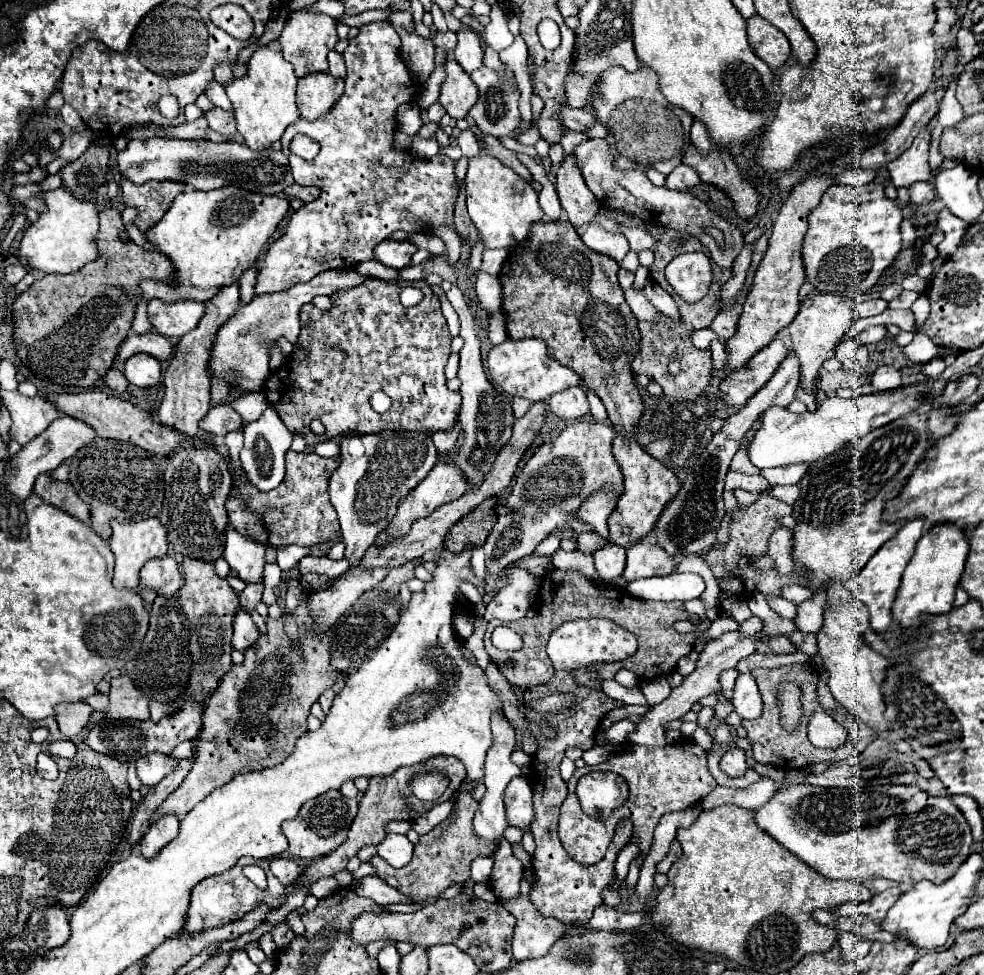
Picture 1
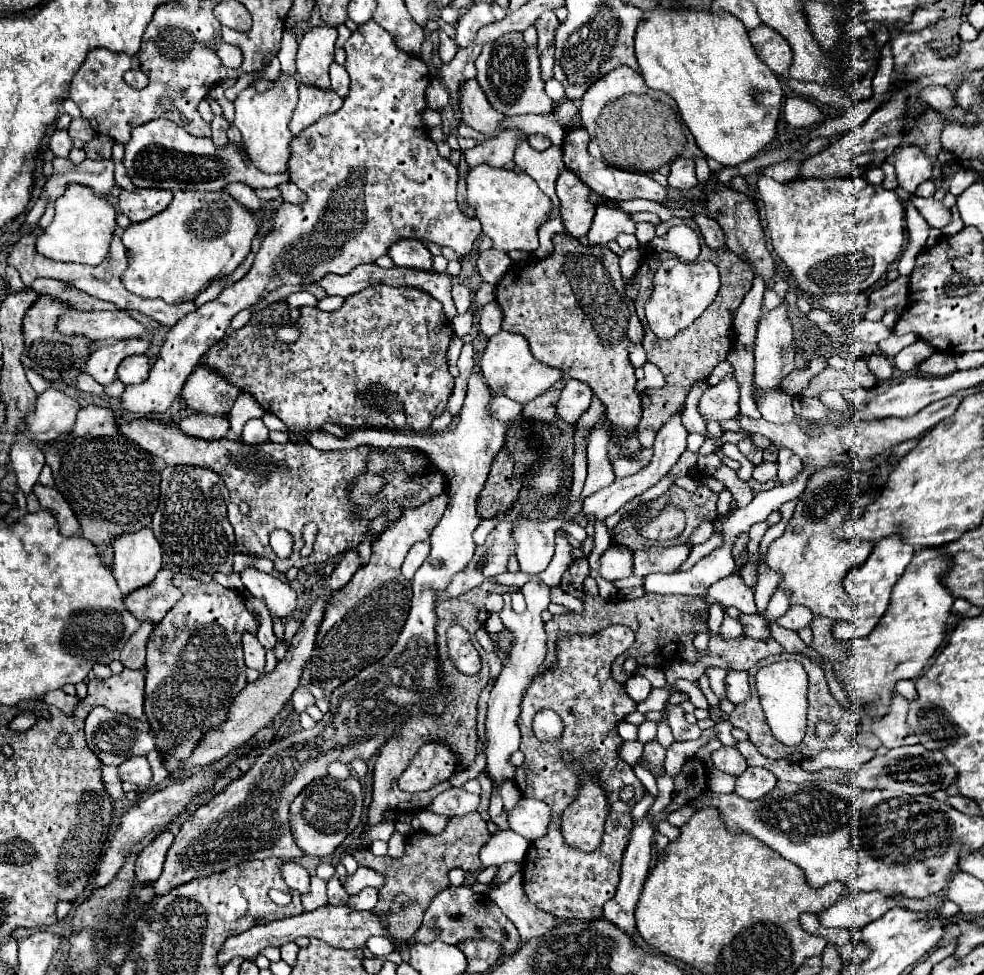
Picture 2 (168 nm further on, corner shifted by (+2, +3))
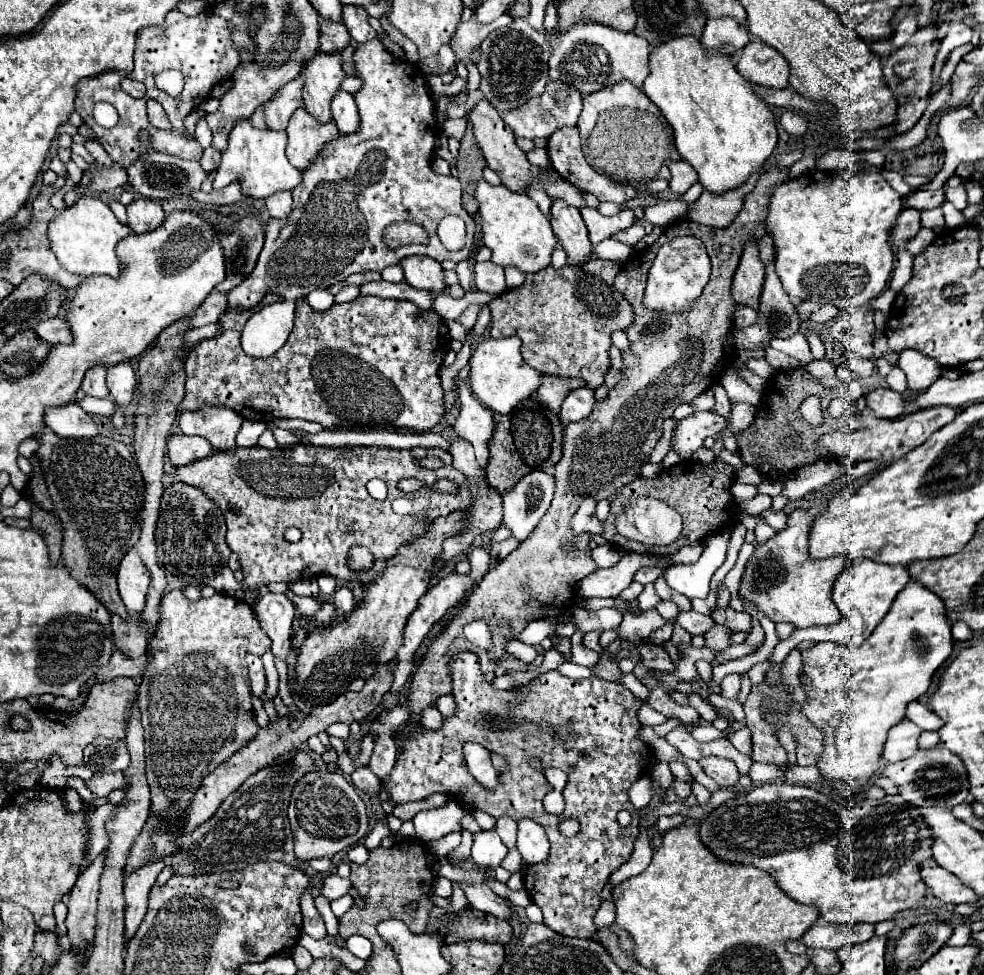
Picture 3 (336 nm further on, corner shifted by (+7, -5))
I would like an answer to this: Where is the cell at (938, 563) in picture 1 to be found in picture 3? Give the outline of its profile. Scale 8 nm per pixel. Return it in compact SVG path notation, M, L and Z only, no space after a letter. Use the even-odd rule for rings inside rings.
M909 581L905 591L897 595L897 603L889 609L889 615L881 621L881 627L861 647L845 647L837 643L815 643L815 647L803 651L803 673L811 679L807 691L807 703L801 711L825 733L825 751L817 761L821 775L833 781L833 787L841 795L857 795L875 771L879 769L879 757L887 731L905 717L905 707L909 701L919 699L927 693L933 673L943 665L943 661L953 651L951 623L945 619L945 607L937 595L915 581Z

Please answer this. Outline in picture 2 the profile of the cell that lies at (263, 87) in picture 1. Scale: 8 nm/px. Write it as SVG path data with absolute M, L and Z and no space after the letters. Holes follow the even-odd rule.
M284 73L274 81L274 87L270 91L258 93L252 87L248 87L234 101L234 109L236 109L234 125L240 129L242 147L248 153L256 169L264 173L286 173L288 171L290 141L292 141L288 123L292 119L296 101L298 101L298 81Z

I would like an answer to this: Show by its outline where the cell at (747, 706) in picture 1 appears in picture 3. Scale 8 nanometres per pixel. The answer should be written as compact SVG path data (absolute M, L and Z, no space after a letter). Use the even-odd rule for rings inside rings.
M727 675L723 681L721 681L721 693L719 693L723 699L737 699L739 695L739 675Z

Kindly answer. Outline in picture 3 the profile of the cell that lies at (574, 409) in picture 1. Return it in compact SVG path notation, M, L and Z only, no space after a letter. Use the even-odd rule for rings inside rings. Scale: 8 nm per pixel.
M587 387L575 389L571 391L559 411L559 419L561 423L573 423L573 421L581 421L585 419L595 407L595 399L593 399L593 391Z

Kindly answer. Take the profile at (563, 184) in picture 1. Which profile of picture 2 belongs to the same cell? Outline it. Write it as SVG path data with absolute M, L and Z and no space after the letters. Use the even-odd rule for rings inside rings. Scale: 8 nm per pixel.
M564 169L556 181L556 193L560 199L560 217L566 231L580 239L590 231L594 205L588 203L590 189L568 169Z

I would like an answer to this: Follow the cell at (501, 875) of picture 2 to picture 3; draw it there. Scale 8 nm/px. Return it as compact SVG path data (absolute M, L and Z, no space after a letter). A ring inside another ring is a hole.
M511 849L509 855L505 857L505 861L501 863L501 867L507 869L509 873L517 873L521 869L521 865L523 865L523 859L521 859L521 855L519 855L517 849Z

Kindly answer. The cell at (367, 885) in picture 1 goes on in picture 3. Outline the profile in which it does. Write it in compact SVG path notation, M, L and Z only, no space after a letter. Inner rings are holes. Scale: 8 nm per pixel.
M331 873L331 875L327 875L325 877L325 881L323 881L323 895L329 899L329 901L333 901L333 899L339 899L339 897L343 897L343 895L347 895L349 891L351 891L351 881L349 879L343 879L343 877L339 877L337 873Z

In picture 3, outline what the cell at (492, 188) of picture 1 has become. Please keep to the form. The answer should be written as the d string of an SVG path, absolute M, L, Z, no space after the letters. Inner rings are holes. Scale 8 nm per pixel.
M481 179L475 189L475 201L479 203L483 243L493 251L493 263L501 267L517 265L525 273L537 273L551 263L551 251L557 247L557 239L553 235L549 217L541 213L531 197L525 193L509 191L503 185L495 187Z

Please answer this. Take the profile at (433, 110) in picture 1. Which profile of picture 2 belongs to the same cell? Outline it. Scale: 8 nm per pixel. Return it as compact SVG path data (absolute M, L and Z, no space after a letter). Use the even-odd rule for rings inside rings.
M433 78L432 83L430 83L428 89L426 89L426 101L428 101L428 107L440 111L440 109L444 109L444 107L448 105L448 99L450 99L450 97L448 97L446 87L444 87L438 79Z

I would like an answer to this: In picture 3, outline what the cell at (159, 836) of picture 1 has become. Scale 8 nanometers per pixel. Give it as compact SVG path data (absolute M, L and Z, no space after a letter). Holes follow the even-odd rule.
M163 859L147 863L125 879L125 939L133 937L147 911L147 897L157 875L165 867Z

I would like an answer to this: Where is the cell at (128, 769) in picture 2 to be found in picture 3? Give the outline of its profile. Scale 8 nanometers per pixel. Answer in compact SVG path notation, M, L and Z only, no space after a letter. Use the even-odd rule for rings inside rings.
M115 771L115 773L95 773L93 779L87 781L87 785L89 785L89 789L93 793L97 793L97 797L107 797L115 789L127 789L129 787L123 771Z

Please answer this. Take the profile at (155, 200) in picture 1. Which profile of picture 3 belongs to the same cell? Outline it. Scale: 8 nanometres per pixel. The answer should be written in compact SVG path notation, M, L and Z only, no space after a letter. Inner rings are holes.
M137 197L131 205L127 205L127 217L133 233L147 233L163 223L165 213L161 203L145 197Z

